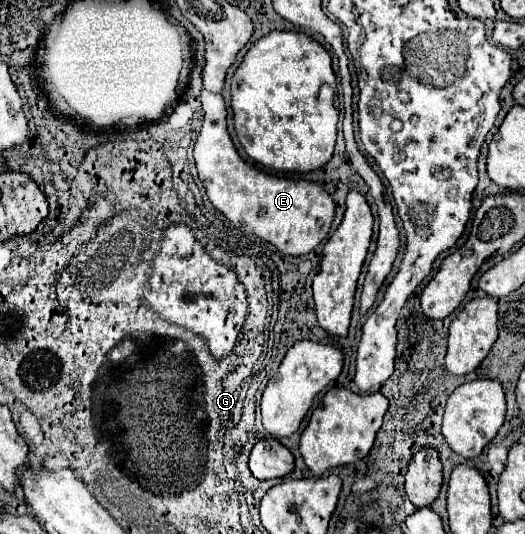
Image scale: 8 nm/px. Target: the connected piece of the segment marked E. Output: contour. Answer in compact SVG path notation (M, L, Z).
M201 90L201 106L205 118L193 148L193 158L199 180L203 182L213 206L235 226L243 230L251 228L251 232L275 244L287 256L303 256L315 250L315 246L327 238L335 216L331 194L315 182L269 176L247 164L229 138L223 96Z

